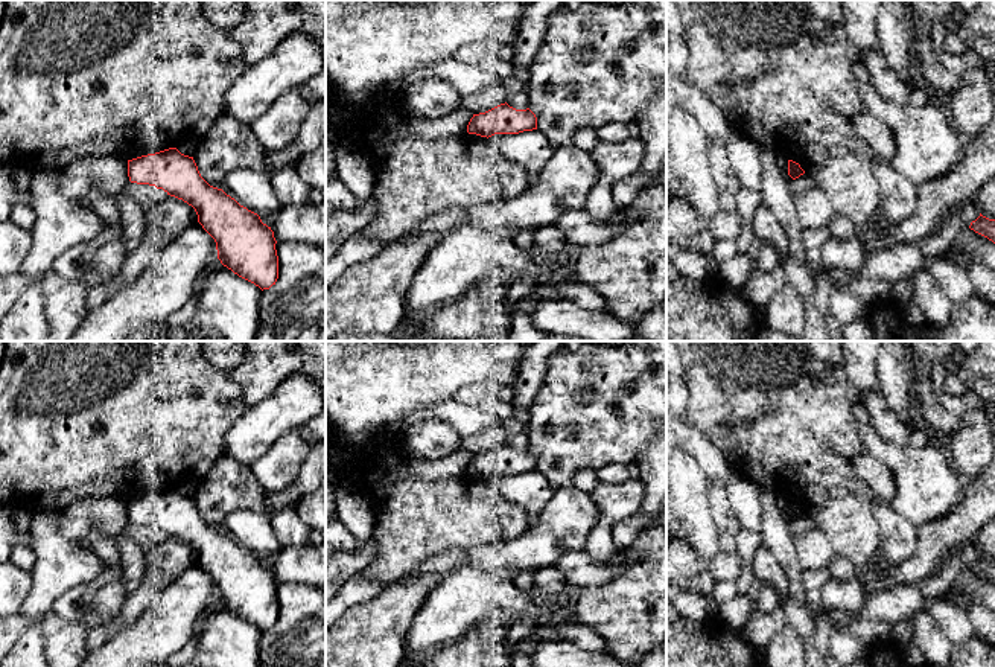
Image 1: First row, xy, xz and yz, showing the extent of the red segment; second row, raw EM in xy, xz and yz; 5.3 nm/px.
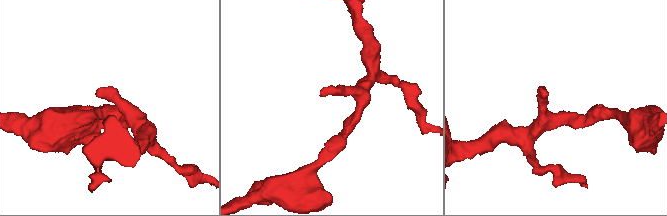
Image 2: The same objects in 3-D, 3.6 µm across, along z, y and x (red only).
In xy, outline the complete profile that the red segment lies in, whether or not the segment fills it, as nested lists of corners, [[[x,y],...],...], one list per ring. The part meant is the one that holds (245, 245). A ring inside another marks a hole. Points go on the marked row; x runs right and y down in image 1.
[[[176,148],[141,155],[128,160],[128,177],[131,183],[155,186],[192,206],[198,222],[215,239],[224,266],[262,291],[275,285],[278,256],[274,231],[257,213],[210,186],[193,157]]]

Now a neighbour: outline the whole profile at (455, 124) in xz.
[[[461,107],[438,119],[409,117],[408,126],[411,134],[420,139],[446,139],[467,132],[472,117],[473,114]]]

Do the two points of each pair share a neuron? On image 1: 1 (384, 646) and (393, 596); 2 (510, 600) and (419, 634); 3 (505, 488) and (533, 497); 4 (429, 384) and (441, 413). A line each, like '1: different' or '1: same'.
1: same
2: same
3: same
4: different

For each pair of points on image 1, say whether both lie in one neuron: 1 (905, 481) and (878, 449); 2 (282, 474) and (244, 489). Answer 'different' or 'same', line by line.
1: same
2: different

